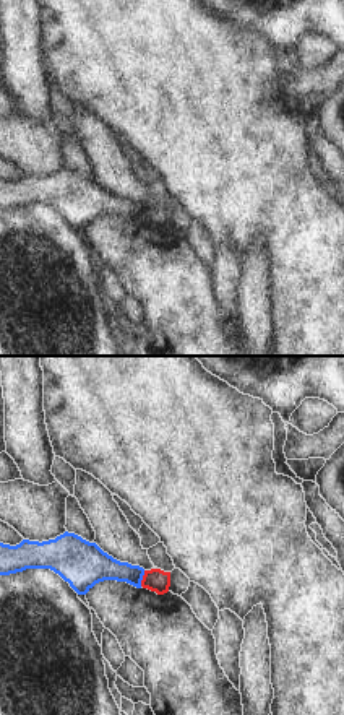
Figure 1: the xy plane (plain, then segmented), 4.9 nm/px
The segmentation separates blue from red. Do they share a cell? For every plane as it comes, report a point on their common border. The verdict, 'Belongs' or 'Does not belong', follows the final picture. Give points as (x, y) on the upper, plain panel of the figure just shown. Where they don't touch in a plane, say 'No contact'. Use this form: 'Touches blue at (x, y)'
Touches blue at (141, 215)

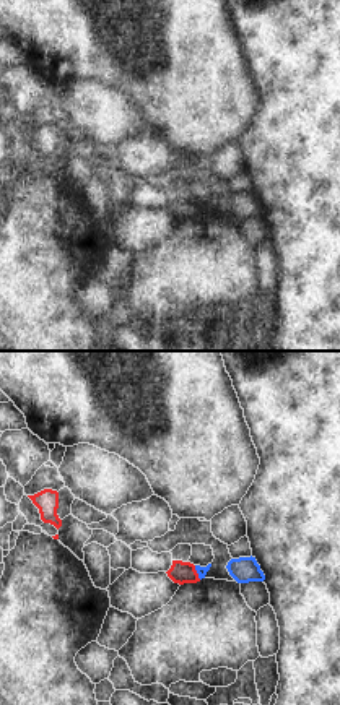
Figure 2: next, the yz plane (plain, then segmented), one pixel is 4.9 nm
Touches blue at (197, 208)

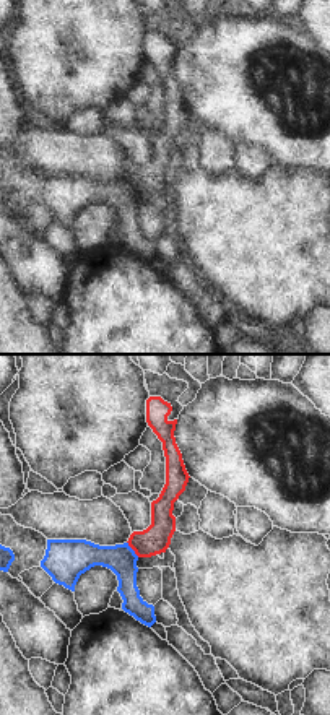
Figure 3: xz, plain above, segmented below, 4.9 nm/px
Touches blue at (132, 186)

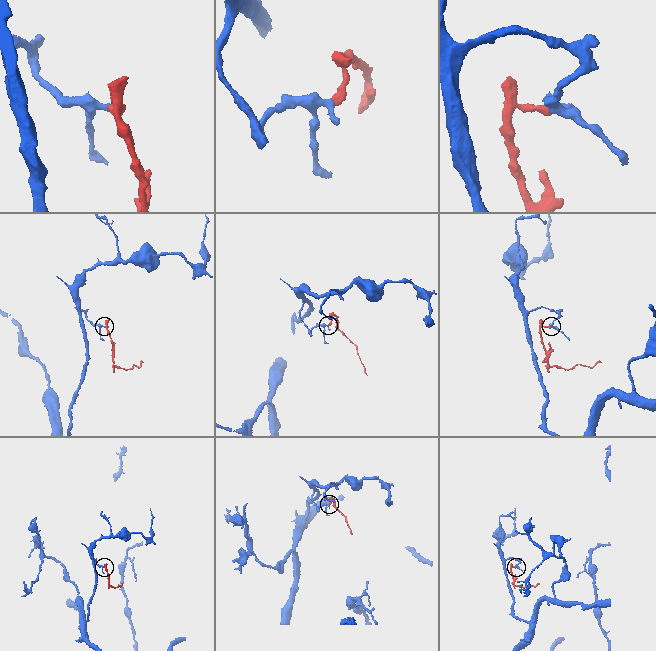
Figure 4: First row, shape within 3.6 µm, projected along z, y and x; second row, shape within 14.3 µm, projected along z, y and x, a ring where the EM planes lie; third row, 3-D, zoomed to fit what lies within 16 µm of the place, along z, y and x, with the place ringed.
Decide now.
Does not belong

